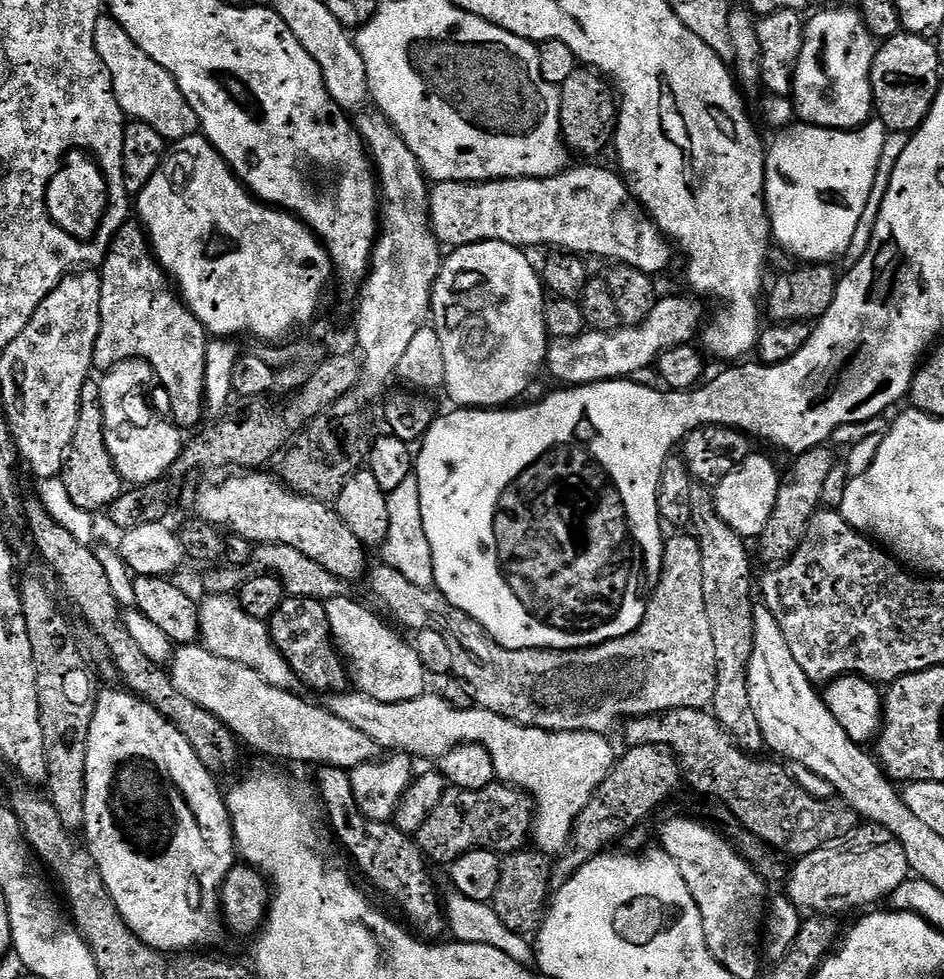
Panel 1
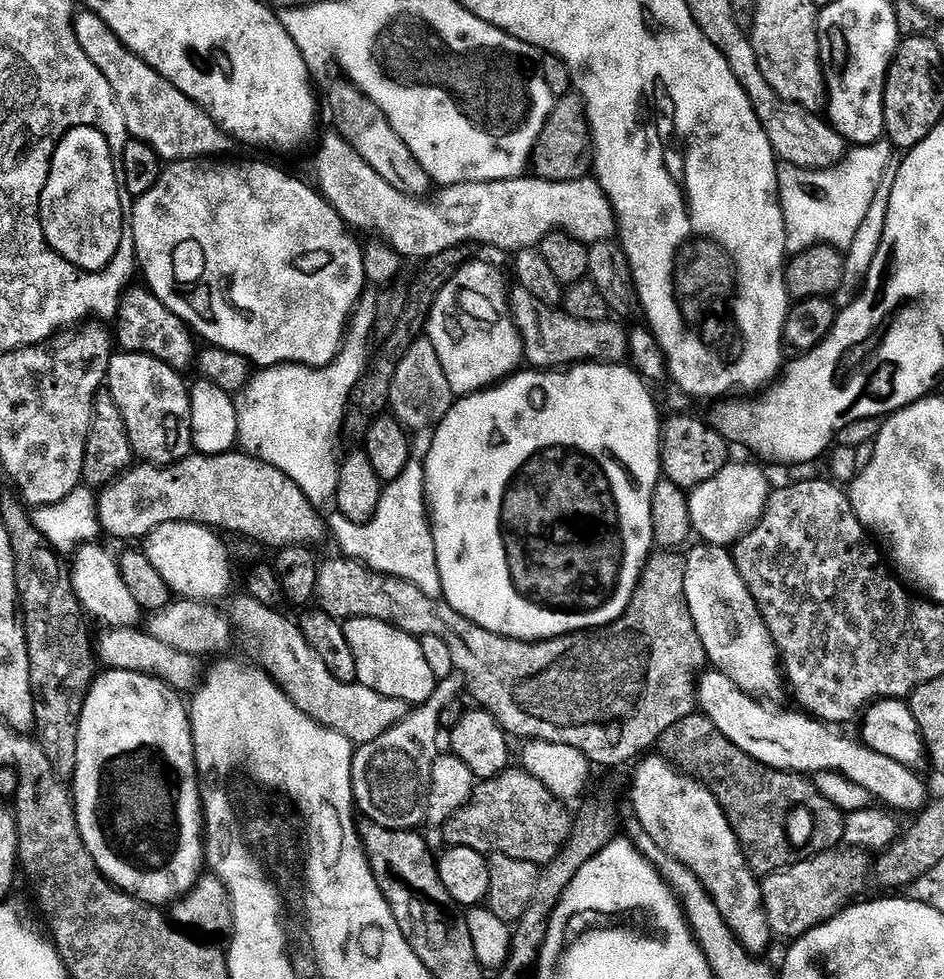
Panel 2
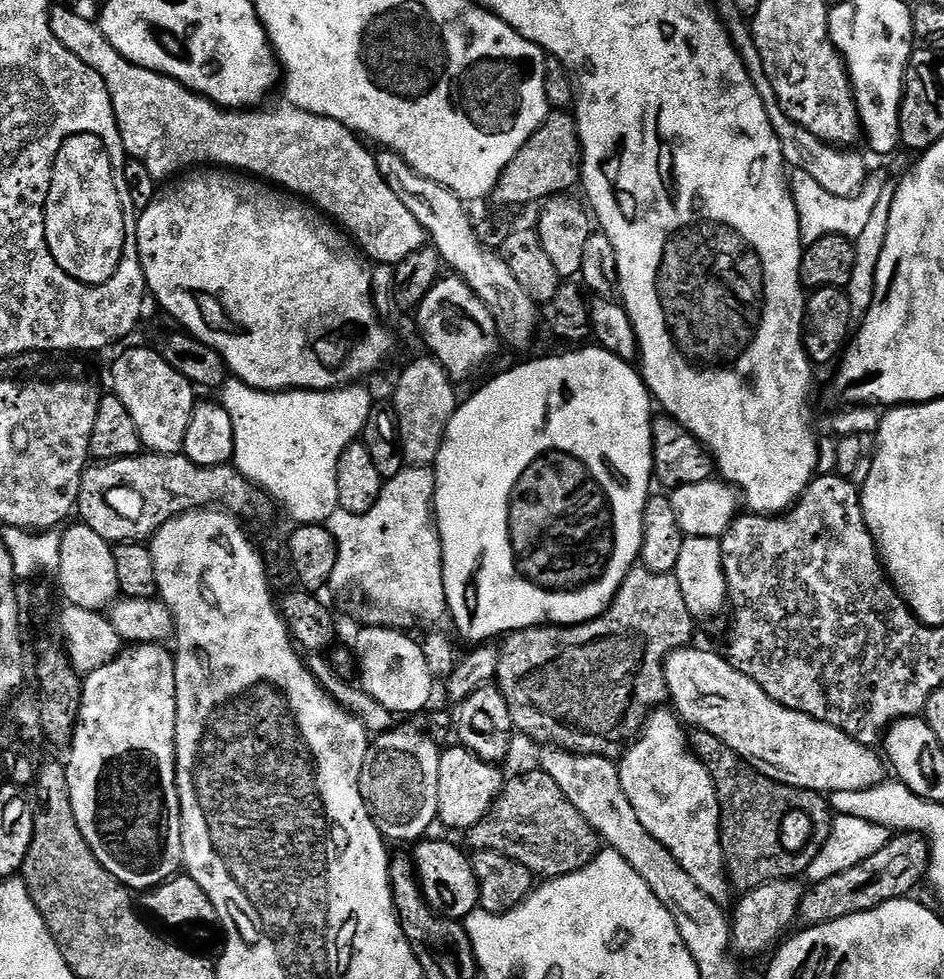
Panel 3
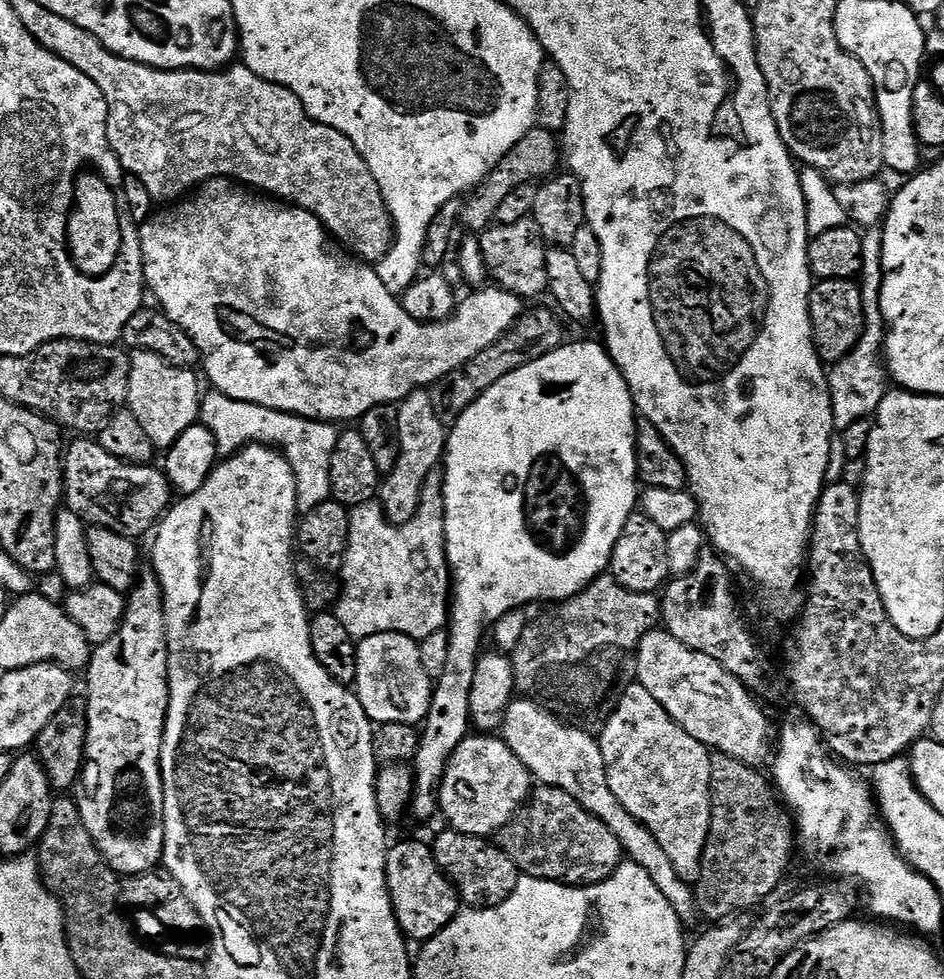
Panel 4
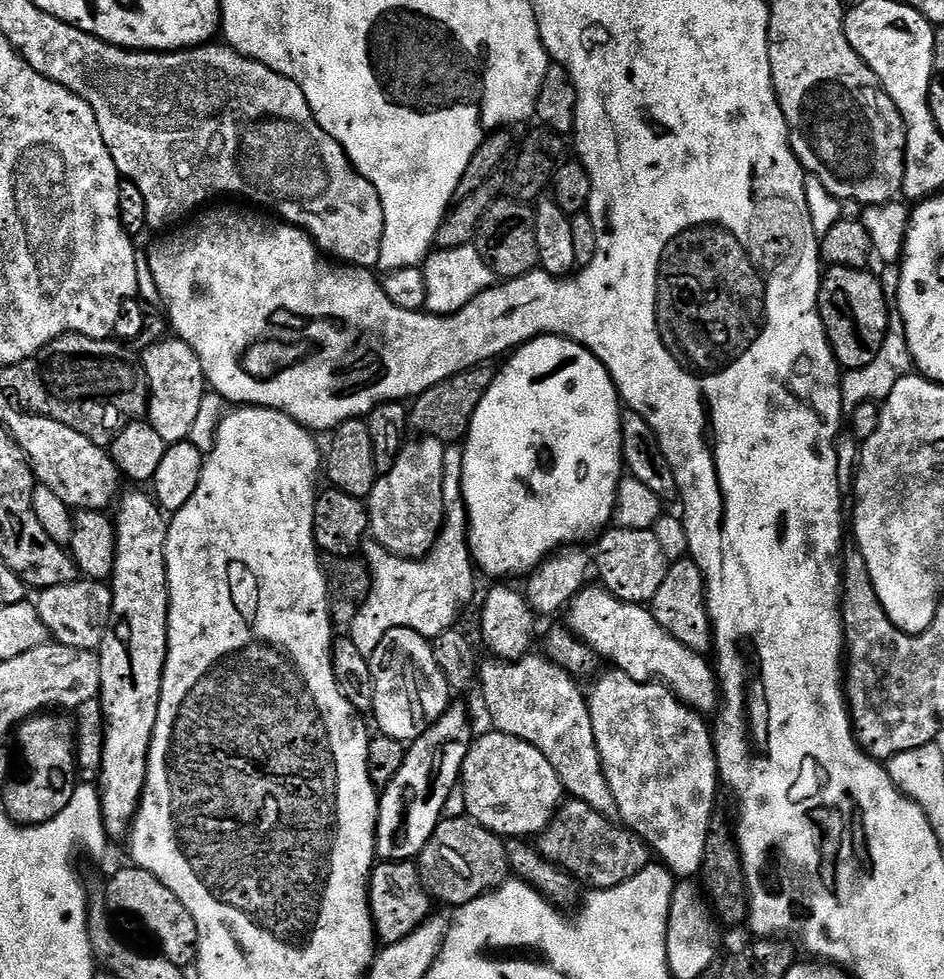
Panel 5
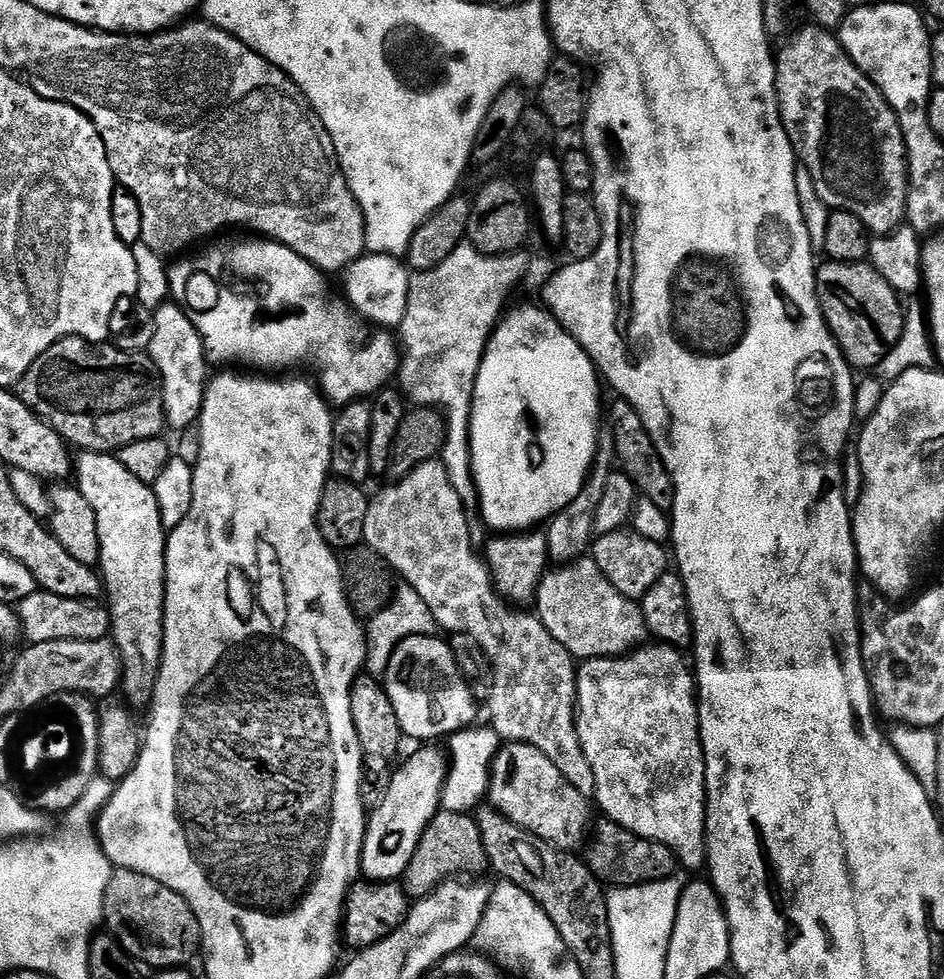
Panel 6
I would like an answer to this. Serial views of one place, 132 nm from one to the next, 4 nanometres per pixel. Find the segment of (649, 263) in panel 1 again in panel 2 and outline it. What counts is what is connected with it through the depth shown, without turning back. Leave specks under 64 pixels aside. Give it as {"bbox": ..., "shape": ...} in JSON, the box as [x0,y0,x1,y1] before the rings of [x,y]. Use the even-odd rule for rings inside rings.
{"bbox":[315,134,617,262],"shape":[[[339,134],[331,135],[321,142],[320,153],[316,156],[315,183],[320,196],[332,204],[345,224],[353,229],[377,228],[385,236],[383,239],[387,245],[401,258],[413,256],[413,261],[419,262],[428,256],[442,254],[442,250],[473,246],[472,244],[485,244],[488,248],[515,254],[524,248],[536,248],[551,232],[564,232],[589,246],[603,240],[612,240],[617,235],[612,203],[594,178],[574,182],[550,182],[525,174],[514,180],[450,184],[441,187],[440,193],[433,200],[424,200],[428,198],[417,198],[407,192],[394,190],[394,186],[390,186],[386,178],[378,178],[378,174],[374,174],[372,167]]]}

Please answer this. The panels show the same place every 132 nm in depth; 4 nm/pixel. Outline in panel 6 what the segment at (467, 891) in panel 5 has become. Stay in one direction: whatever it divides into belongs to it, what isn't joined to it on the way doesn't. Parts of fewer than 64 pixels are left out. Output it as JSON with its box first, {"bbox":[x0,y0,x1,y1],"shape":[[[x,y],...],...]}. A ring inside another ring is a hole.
{"bbox":[402,812,488,898],"shape":[[[437,812],[426,826],[418,846],[402,877],[402,887],[409,897],[423,898],[433,892],[445,880],[459,877],[460,872],[480,872],[488,864],[480,831],[471,815],[462,812]]]}

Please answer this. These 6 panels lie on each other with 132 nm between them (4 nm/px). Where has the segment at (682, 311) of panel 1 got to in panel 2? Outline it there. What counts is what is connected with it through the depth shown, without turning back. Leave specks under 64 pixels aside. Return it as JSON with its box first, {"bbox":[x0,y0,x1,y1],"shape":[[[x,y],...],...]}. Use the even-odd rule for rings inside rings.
{"bbox":[510,286,628,370],"shape":[[[519,286],[510,292],[510,311],[524,343],[524,360],[536,370],[564,370],[577,364],[618,364],[628,355],[628,332],[611,319],[582,322],[559,307],[548,308],[530,290]]]}

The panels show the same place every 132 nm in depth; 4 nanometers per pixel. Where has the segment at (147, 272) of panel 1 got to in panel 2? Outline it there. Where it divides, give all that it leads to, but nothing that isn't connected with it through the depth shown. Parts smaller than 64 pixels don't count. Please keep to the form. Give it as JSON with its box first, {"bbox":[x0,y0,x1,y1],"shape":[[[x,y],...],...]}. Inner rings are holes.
{"bbox":[114,287,198,373],"shape":[[[129,287],[119,297],[120,308],[114,321],[115,343],[125,352],[145,352],[147,356],[166,362],[166,366],[170,366],[176,372],[186,373],[191,364],[193,367],[198,356],[197,341],[192,329],[182,323],[154,293],[148,291],[147,287],[139,287]]]}

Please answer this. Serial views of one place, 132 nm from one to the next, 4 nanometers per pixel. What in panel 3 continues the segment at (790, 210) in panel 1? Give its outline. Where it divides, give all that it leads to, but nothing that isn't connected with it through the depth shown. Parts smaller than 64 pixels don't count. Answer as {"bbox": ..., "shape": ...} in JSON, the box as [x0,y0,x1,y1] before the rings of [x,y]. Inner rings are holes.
{"bbox":[790,171,890,245],"shape":[[[793,171],[790,176],[790,187],[794,206],[798,210],[798,222],[800,223],[800,239],[805,245],[818,242],[818,238],[827,236],[845,236],[847,240],[855,242],[866,230],[870,223],[870,214],[874,214],[874,205],[882,194],[882,186],[890,179],[889,173],[880,172],[869,175],[863,188],[854,196],[839,196],[830,194],[830,190],[822,190],[814,178],[805,172]]]}

